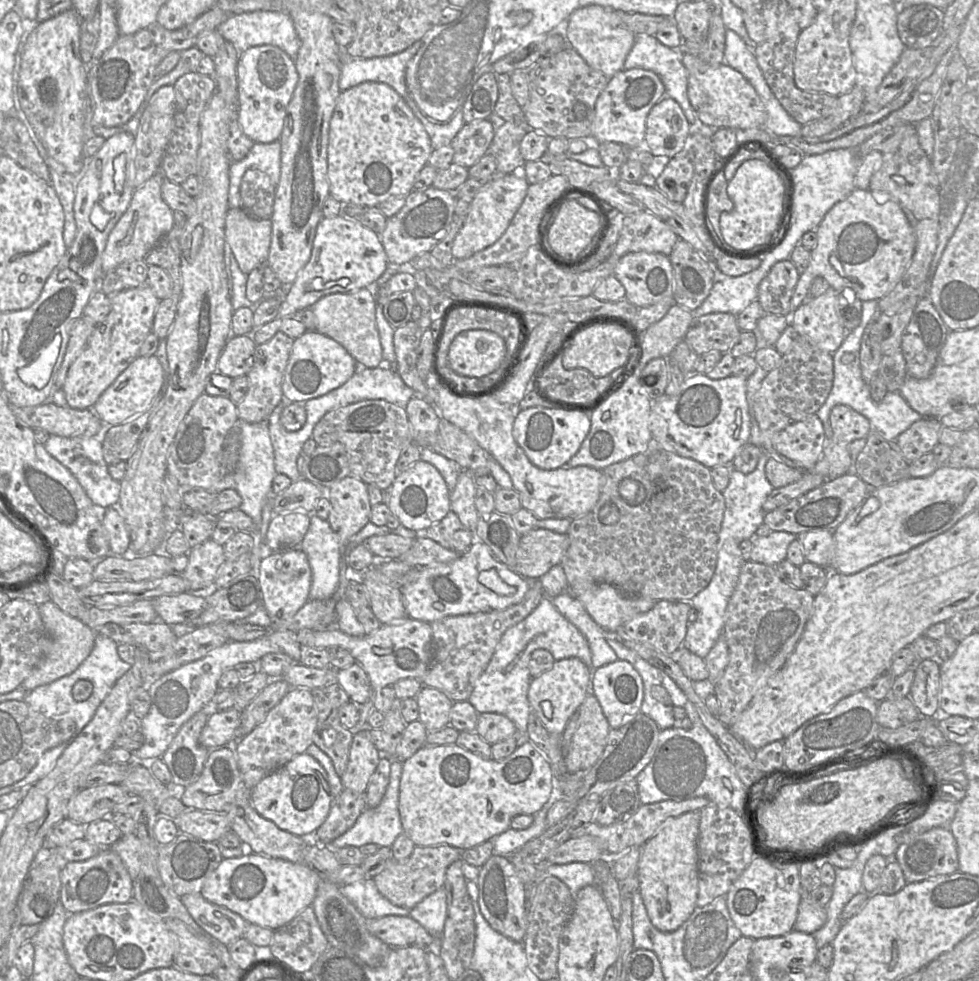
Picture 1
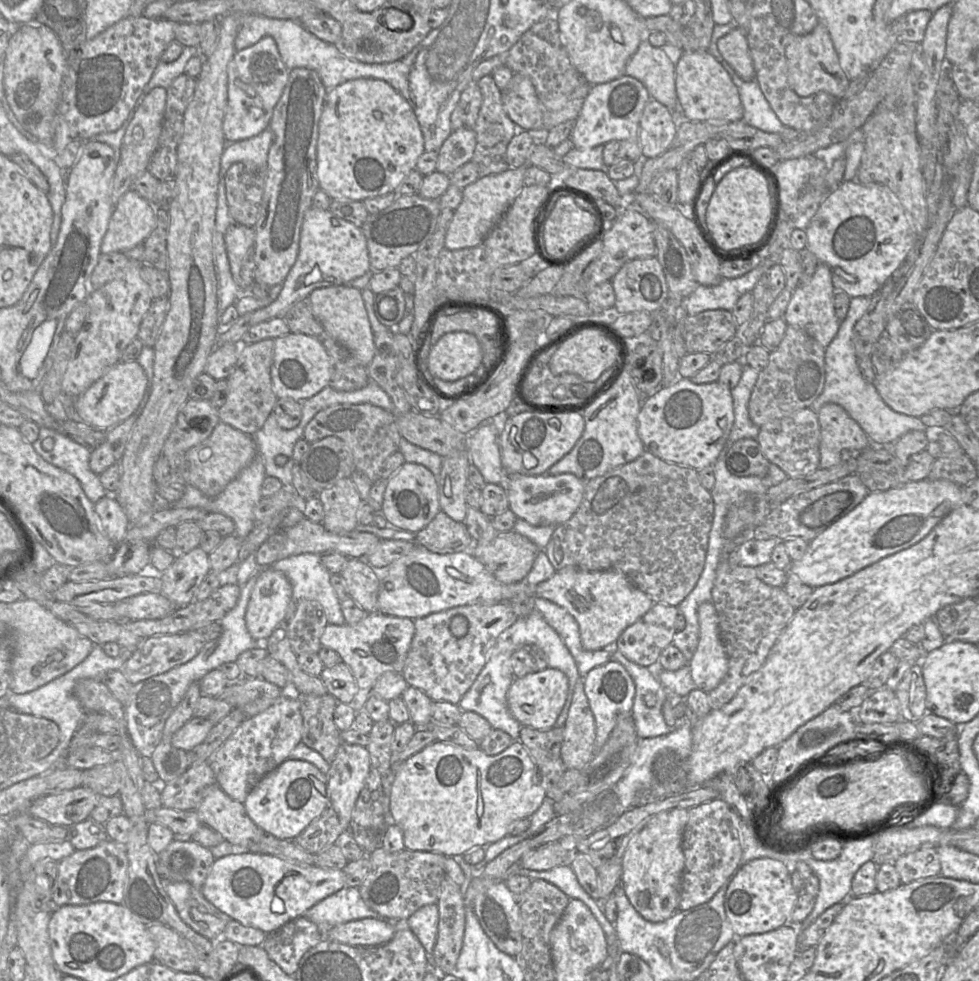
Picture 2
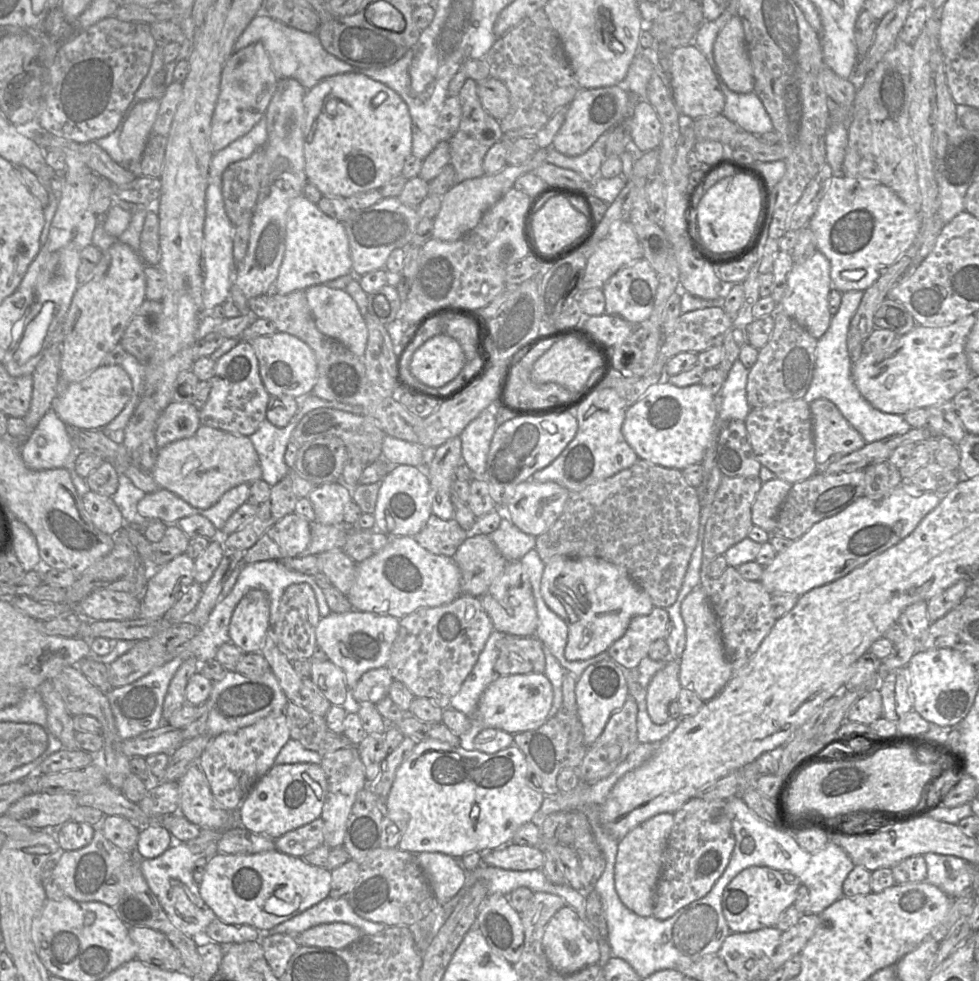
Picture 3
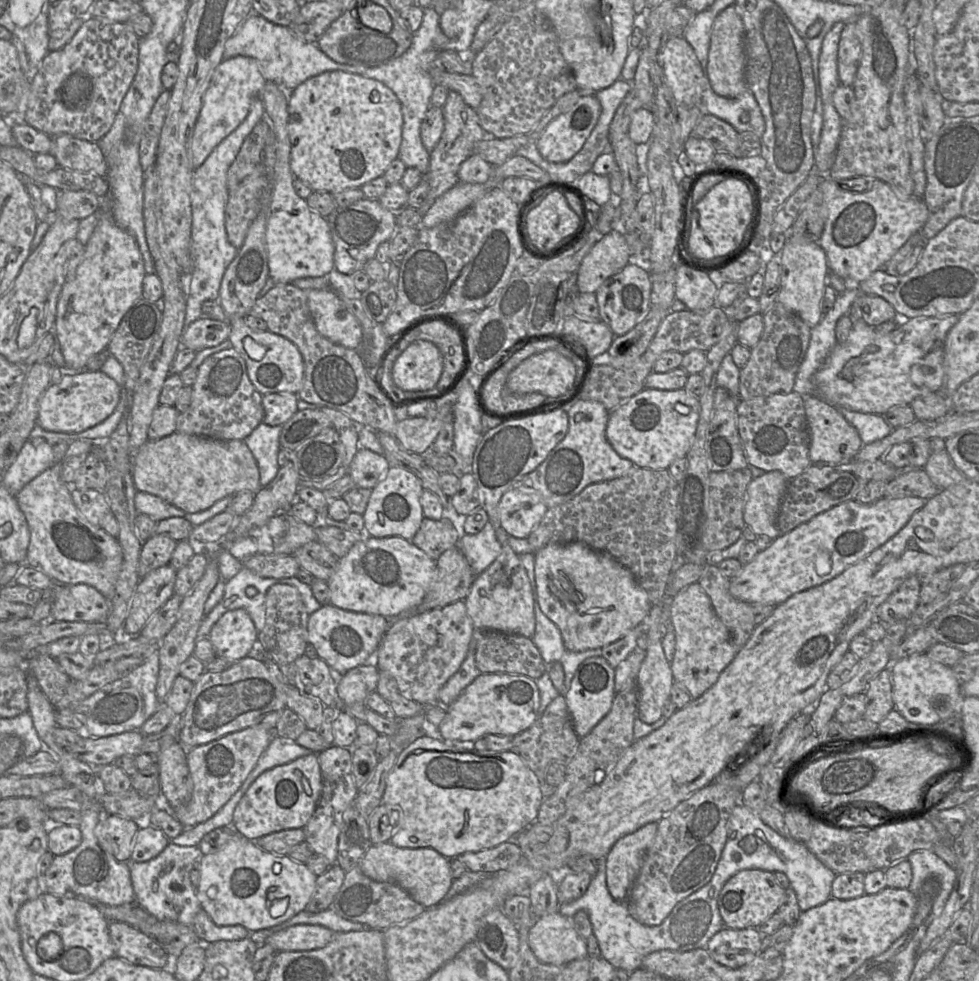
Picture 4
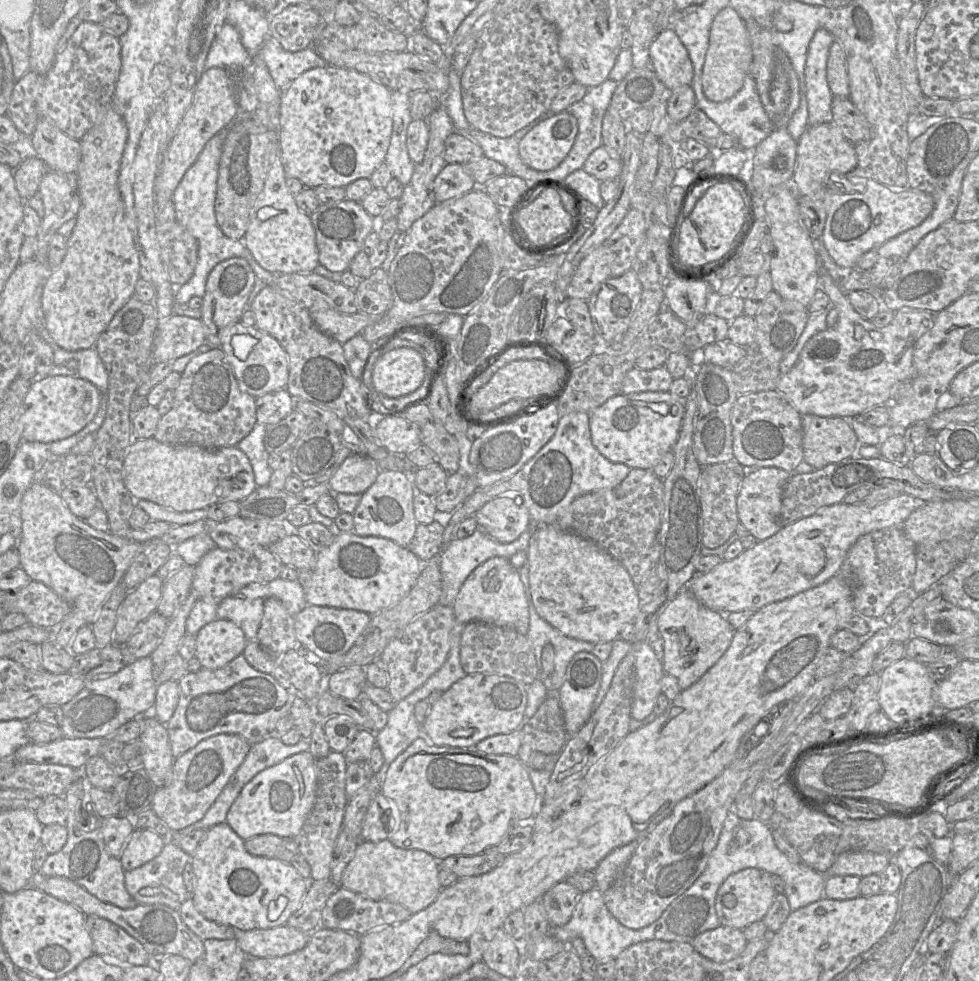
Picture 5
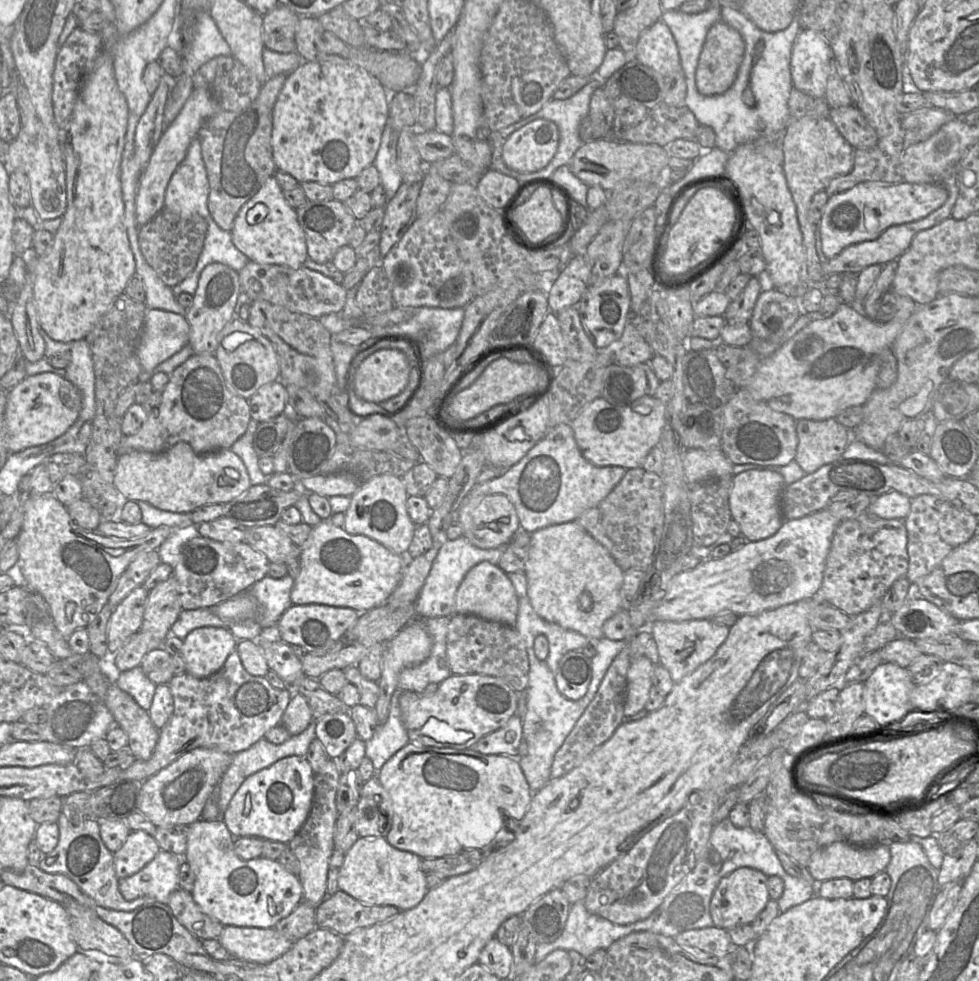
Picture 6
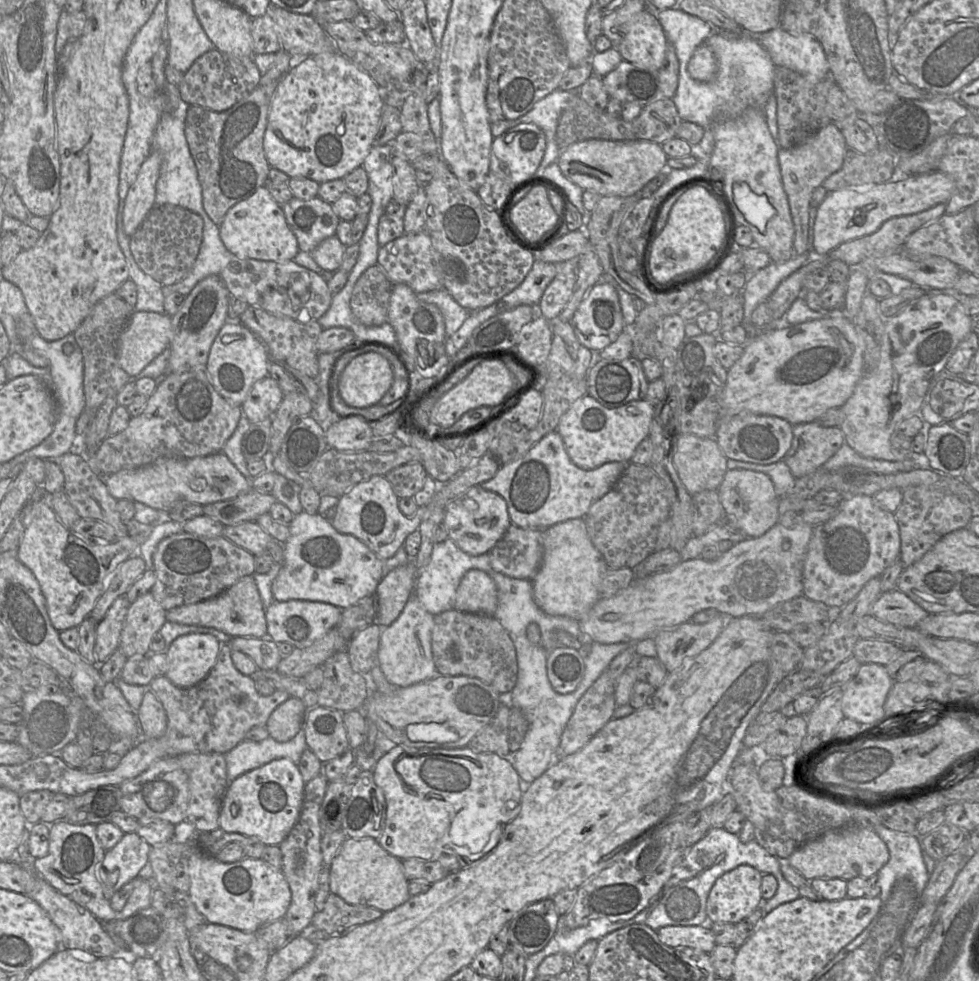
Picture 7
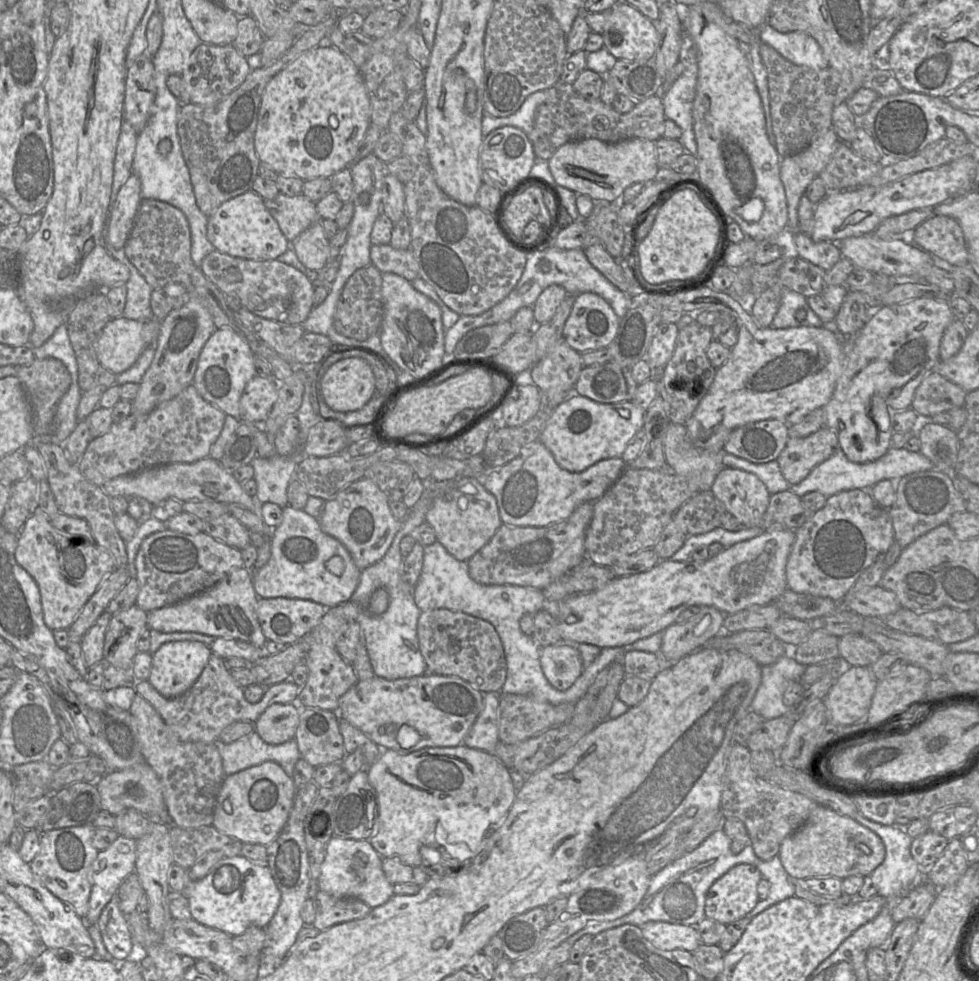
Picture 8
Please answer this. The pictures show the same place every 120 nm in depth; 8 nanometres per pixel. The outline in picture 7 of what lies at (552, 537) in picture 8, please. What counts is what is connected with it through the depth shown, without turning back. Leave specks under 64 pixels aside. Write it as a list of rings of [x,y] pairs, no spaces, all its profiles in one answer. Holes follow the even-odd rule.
[[[510,525],[487,553],[492,569],[512,578],[532,581],[542,559],[543,531]]]

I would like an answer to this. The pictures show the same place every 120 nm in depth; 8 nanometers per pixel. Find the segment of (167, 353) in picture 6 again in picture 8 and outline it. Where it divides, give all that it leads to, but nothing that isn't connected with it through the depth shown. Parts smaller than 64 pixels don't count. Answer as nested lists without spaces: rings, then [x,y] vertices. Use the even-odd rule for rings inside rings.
[[[124,316],[112,318],[94,344],[100,364],[115,375],[129,369],[147,348],[147,344],[142,338],[143,327],[144,321],[127,319]]]

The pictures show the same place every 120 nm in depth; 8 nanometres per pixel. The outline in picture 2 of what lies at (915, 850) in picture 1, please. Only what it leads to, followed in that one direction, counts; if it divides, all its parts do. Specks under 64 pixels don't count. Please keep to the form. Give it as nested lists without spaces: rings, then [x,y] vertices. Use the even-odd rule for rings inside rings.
[[[923,845],[914,852],[902,855],[894,865],[902,884],[941,874],[937,846],[934,845]]]

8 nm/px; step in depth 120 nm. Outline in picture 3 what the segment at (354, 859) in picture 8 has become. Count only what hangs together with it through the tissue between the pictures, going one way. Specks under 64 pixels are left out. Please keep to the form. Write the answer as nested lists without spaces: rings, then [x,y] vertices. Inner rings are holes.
[[[421,852],[416,854],[417,862],[420,865],[420,867],[423,869],[424,873],[426,874],[429,883],[431,885],[432,891],[439,902],[439,904],[444,904],[447,901],[449,901],[451,898],[453,898],[465,885],[466,882],[466,870],[463,866],[460,866],[458,864],[458,861],[456,858],[441,853],[441,852]]]

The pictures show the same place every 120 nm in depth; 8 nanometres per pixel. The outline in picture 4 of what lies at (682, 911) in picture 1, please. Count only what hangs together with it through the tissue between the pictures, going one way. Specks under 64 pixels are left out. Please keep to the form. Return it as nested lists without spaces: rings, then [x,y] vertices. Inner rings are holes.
[[[648,823],[621,837],[605,857],[607,887],[616,901],[626,902],[656,832],[657,823]]]

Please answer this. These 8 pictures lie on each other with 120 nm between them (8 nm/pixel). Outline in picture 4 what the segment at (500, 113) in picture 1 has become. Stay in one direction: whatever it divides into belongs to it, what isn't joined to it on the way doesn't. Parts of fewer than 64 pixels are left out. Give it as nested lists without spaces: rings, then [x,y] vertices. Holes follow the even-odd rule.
[[[449,91],[442,106],[444,129],[437,145],[429,154],[429,167],[423,178],[429,184],[428,200],[433,203],[439,196],[454,187],[458,182],[458,170],[461,163],[473,154],[474,145],[484,139],[494,139],[480,125],[476,109],[465,103],[461,95]]]

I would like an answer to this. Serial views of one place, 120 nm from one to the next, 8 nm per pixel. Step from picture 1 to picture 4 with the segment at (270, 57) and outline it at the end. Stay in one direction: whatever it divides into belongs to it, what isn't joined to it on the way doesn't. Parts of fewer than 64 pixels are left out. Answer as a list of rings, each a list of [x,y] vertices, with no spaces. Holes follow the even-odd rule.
[[[231,57],[215,68],[203,95],[202,107],[190,142],[189,159],[193,168],[202,165],[213,149],[243,122],[252,100],[260,95],[265,83],[256,60],[251,57]]]

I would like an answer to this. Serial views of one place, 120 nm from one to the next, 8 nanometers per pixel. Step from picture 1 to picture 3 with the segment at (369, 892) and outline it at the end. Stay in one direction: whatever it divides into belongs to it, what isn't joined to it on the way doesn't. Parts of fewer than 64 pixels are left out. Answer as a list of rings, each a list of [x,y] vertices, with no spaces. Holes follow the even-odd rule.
[[[327,897],[318,904],[275,926],[269,931],[260,931],[262,935],[289,934],[298,935],[309,928],[333,922],[347,923],[360,929],[364,935],[373,935],[387,926],[361,918],[350,906],[346,897]]]

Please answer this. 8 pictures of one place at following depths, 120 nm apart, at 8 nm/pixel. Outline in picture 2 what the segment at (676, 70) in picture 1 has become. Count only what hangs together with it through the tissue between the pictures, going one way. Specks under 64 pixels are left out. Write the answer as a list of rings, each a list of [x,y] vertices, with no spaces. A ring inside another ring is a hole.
[[[643,39],[626,65],[625,74],[639,80],[647,89],[651,99],[665,105],[676,118],[681,119],[681,106],[675,89],[675,63],[661,47],[652,46],[647,39]]]

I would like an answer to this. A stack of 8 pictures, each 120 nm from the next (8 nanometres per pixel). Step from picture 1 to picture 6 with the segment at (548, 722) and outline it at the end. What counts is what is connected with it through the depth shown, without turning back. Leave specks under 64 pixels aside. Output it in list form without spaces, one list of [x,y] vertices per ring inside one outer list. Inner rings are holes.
[[[452,674],[451,676],[449,676],[447,679],[445,679],[438,685],[438,689],[434,694],[421,695],[421,698],[419,700],[412,702],[408,708],[407,714],[402,714],[402,722],[407,731],[409,743],[414,743],[422,746],[468,749],[468,748],[471,748],[482,737],[503,727],[508,722],[508,720],[517,713],[518,701],[519,701],[518,692],[514,691],[501,678],[481,675],[481,674],[465,674],[465,675]]]

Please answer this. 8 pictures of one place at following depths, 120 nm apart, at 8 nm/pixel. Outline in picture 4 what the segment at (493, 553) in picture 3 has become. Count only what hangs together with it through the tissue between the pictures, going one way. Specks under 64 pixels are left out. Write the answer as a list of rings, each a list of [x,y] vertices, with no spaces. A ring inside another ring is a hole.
[[[453,547],[436,560],[436,574],[420,604],[400,613],[395,619],[418,615],[442,608],[468,595],[475,575],[462,552]]]

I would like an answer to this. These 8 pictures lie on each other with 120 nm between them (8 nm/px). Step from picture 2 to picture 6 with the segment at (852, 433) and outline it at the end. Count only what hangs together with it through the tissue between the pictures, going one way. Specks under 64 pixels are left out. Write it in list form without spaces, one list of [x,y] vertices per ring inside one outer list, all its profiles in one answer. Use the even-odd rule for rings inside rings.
[[[834,418],[797,421],[798,446],[795,461],[810,474],[841,458],[852,432]]]

